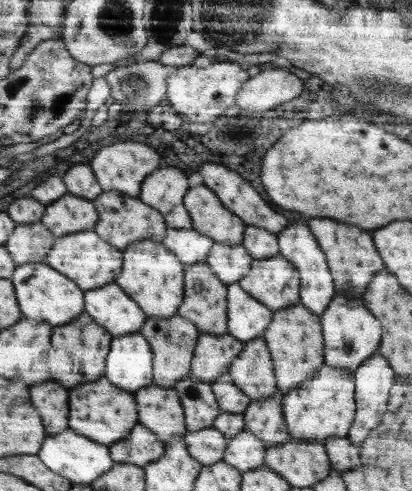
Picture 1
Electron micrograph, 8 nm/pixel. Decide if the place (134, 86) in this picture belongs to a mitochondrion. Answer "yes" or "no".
yes

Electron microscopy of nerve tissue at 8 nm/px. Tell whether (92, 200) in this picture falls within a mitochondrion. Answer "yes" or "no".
no

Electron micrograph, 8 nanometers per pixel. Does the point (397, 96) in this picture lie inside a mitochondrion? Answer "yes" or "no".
yes

